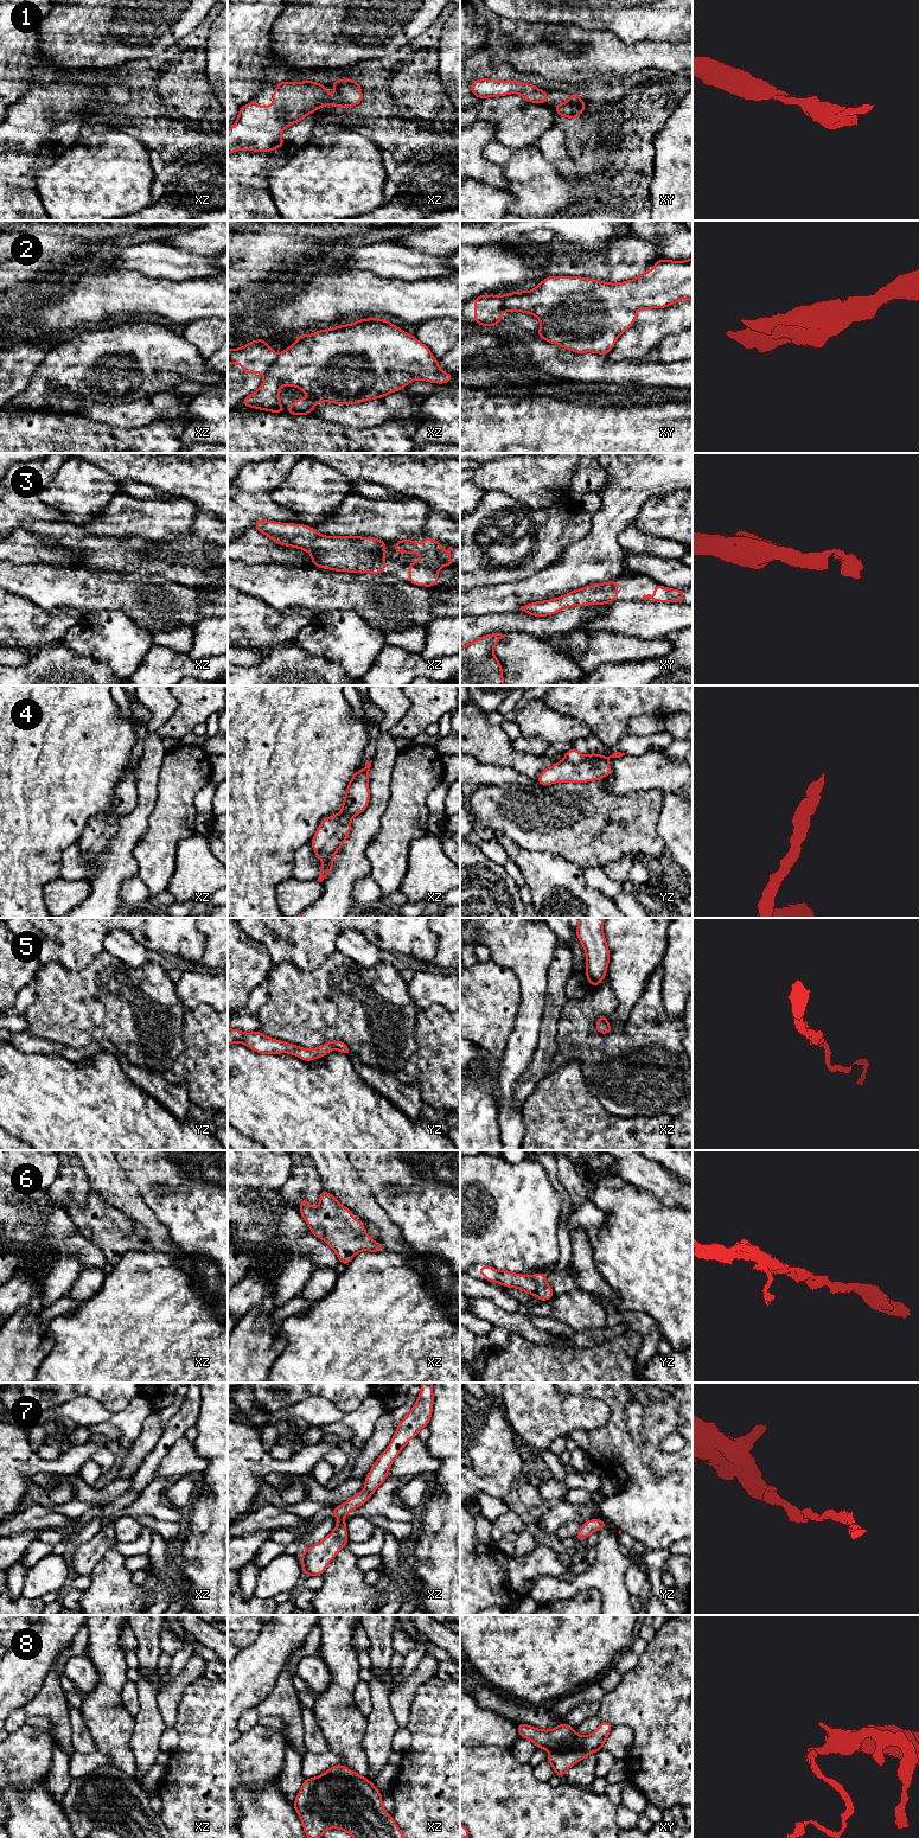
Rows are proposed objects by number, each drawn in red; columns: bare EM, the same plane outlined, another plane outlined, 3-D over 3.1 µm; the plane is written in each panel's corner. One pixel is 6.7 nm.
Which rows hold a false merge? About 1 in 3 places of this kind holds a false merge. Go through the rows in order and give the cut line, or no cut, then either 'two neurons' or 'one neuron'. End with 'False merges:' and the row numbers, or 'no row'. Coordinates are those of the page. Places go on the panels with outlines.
1: cut none; one neuron
2: cut xz (276, 356), (265, 374); two neurons
3: cut none; one neuron
4: cut none; one neuron
5: cut none; one neuron
6: cut none; one neuron
7: cut none; one neuron
8: cut none; one neuron
False merges: 2

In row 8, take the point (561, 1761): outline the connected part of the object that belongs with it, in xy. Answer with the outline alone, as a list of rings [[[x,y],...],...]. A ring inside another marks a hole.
[[[601,1721],[594,1732],[582,1736],[564,1722],[550,1730],[537,1729],[524,1723],[517,1724],[519,1737],[528,1738],[536,1748],[550,1753],[547,1761],[551,1764],[555,1775],[561,1778],[591,1753],[602,1749],[612,1728],[610,1722]]]

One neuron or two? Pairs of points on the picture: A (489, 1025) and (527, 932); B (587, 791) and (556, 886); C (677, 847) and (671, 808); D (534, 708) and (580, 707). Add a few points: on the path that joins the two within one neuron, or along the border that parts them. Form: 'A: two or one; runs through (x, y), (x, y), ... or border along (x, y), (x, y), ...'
A: two; border along (490, 959), (510, 968), (515, 972), (522, 996)
B: two; border along (538, 852), (559, 855), (576, 863), (582, 869)
C: one; runs through (678, 837), (677, 817)
D: two; border along (541, 699), (548, 707), (567, 713), (576, 719)

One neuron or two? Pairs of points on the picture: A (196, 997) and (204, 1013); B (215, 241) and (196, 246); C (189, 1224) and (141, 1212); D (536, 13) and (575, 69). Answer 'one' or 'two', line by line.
A: two
B: one
C: two
D: two

